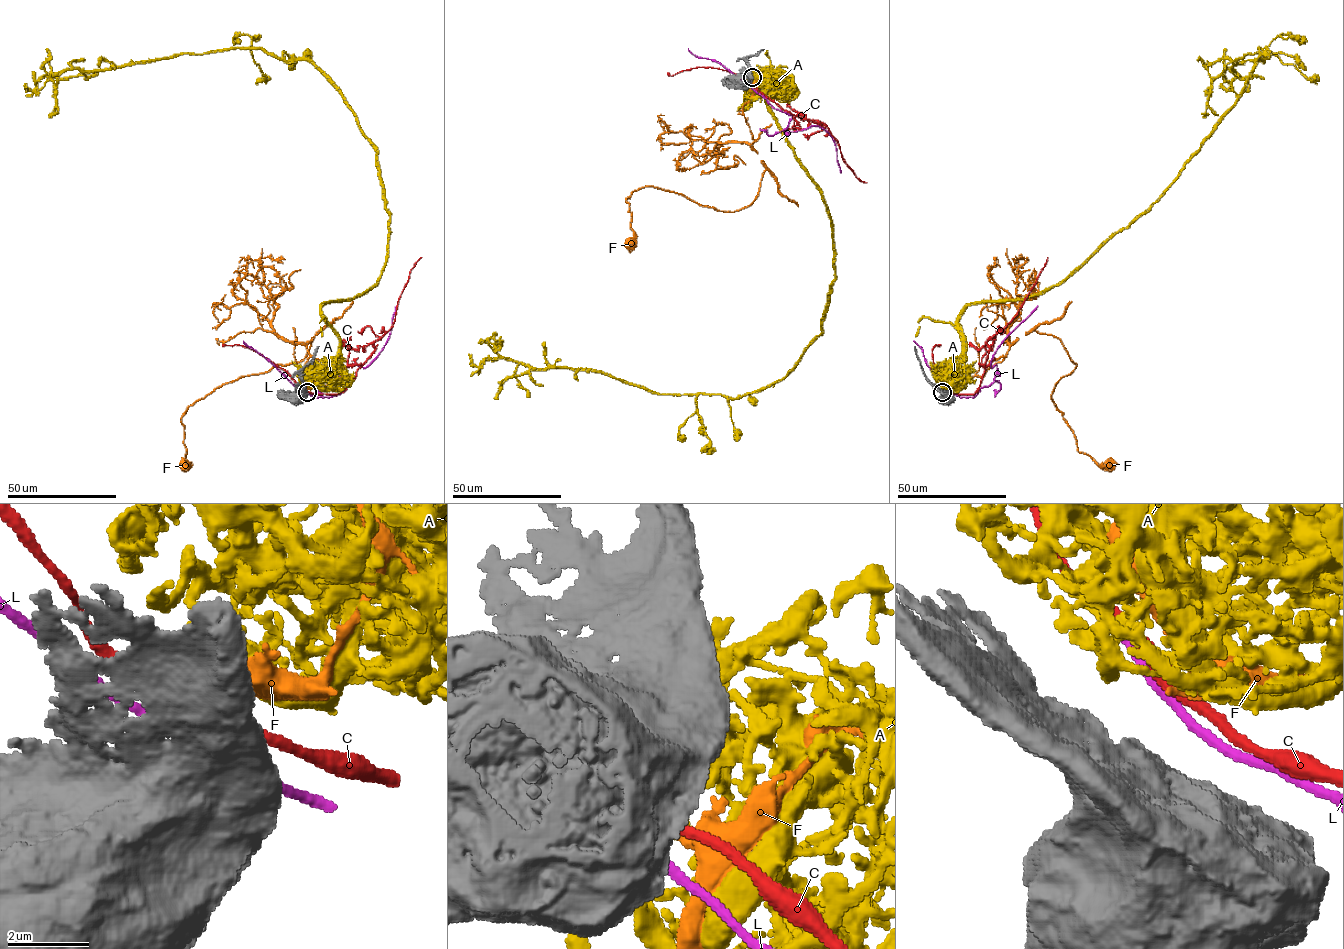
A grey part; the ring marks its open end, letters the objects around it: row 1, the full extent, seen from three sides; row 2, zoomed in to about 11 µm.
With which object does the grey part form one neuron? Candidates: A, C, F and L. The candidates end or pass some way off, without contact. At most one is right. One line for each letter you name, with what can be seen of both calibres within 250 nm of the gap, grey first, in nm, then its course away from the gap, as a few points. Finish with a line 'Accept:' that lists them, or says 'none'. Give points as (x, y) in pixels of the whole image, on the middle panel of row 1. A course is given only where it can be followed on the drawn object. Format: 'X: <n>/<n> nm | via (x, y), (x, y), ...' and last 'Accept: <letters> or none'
A: 750/200 nm | via (754, 81), (784, 97), (765, 101), (832, 229), (821, 333), (784, 377), (655, 394), (525, 366), (494, 338)
Accept: A

